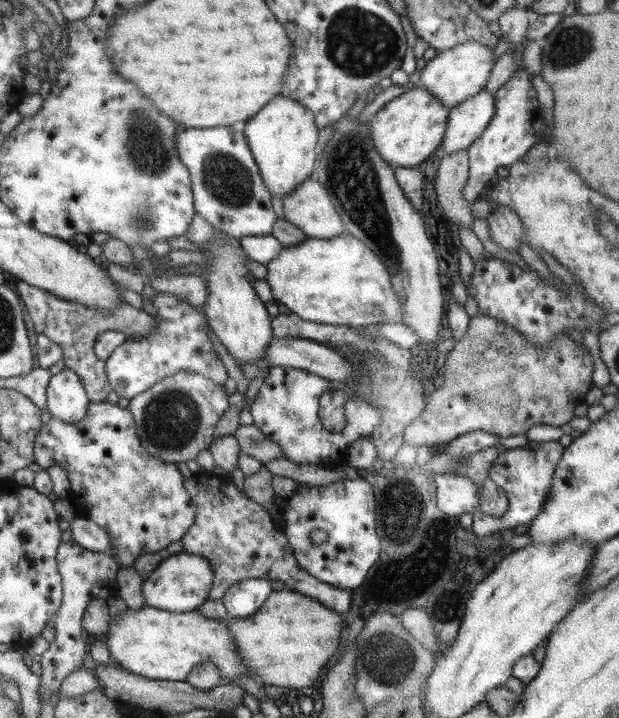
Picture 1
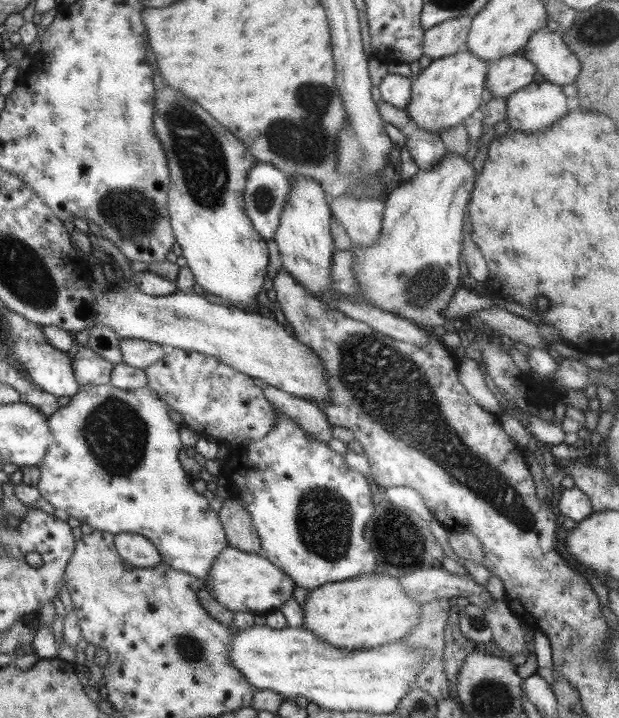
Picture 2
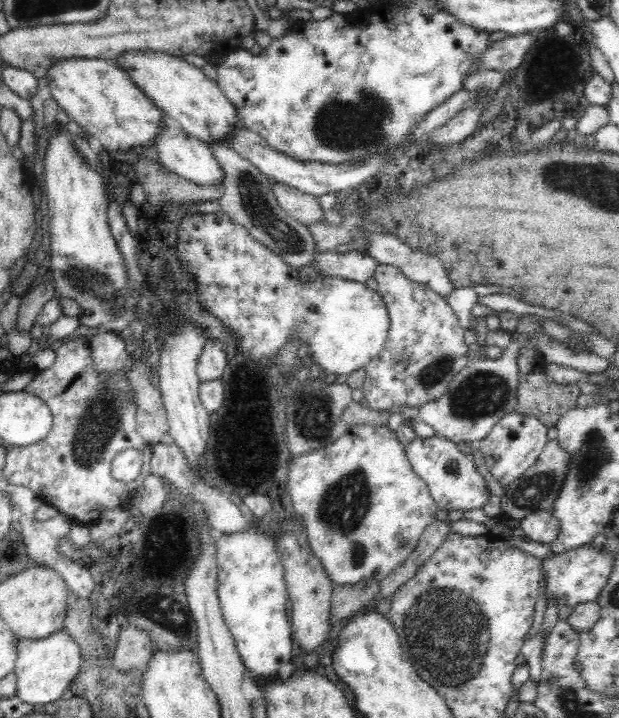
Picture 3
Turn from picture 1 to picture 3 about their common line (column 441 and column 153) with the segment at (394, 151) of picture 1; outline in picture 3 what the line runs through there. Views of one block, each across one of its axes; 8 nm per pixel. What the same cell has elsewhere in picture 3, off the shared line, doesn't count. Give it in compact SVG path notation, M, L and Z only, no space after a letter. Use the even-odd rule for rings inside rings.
M81 56L54 59L49 64L47 71L45 72L45 77L46 86L48 86L48 90L50 90L50 94L52 95L51 98L54 98L57 102L59 110L66 112L71 122L77 123L87 134L90 134L99 148L106 147L110 149L110 151L121 152L129 150L132 146L143 147L154 144L154 140L156 140L156 136L158 136L158 132L160 132L160 124L164 124L162 123L162 117L164 117L165 114L152 104L152 101L129 79L129 76L117 65L116 62L109 60L105 61L104 59L89 59Z

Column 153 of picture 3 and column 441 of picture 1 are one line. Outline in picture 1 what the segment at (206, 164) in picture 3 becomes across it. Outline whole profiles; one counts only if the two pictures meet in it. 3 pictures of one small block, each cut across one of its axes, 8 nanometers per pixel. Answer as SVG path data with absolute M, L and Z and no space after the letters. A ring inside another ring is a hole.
M485 90L449 109L440 145L444 155L466 150L482 136L493 112L493 95Z

